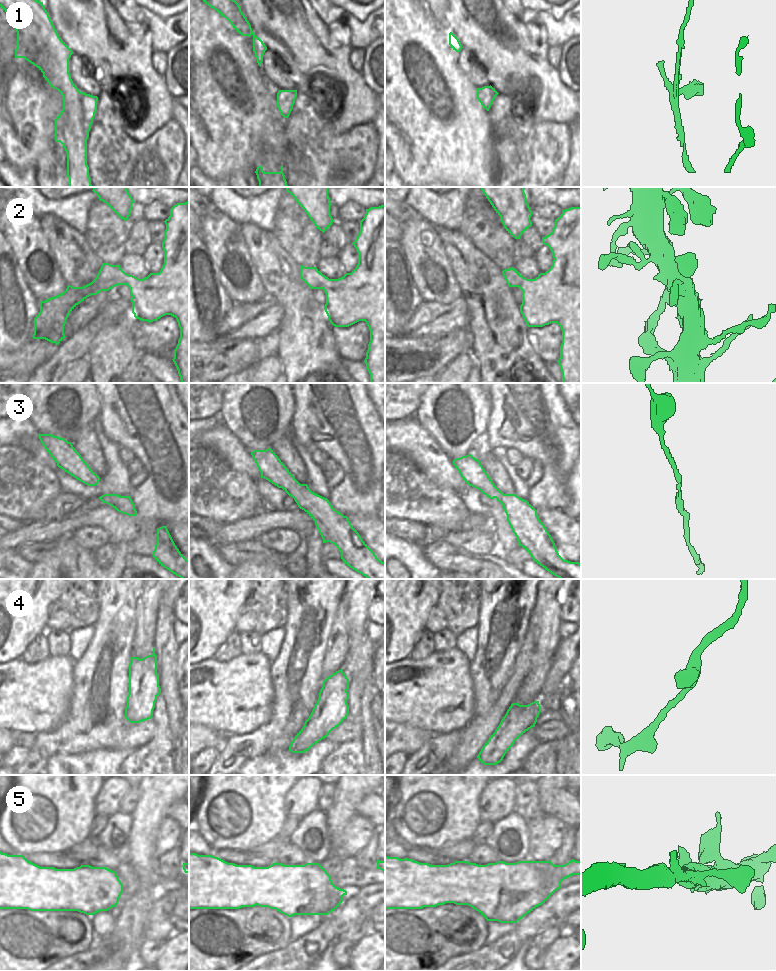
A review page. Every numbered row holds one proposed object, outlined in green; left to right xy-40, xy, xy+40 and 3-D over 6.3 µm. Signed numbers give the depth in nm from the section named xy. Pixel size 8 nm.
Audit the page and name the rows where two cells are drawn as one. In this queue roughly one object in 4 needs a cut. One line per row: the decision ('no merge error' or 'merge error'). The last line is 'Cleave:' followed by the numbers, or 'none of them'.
1: no merge error
2: no merge error
3: no merge error
4: no merge error
5: no merge error
Cleave: none of them

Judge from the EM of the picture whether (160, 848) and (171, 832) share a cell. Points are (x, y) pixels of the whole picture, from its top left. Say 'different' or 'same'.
same

